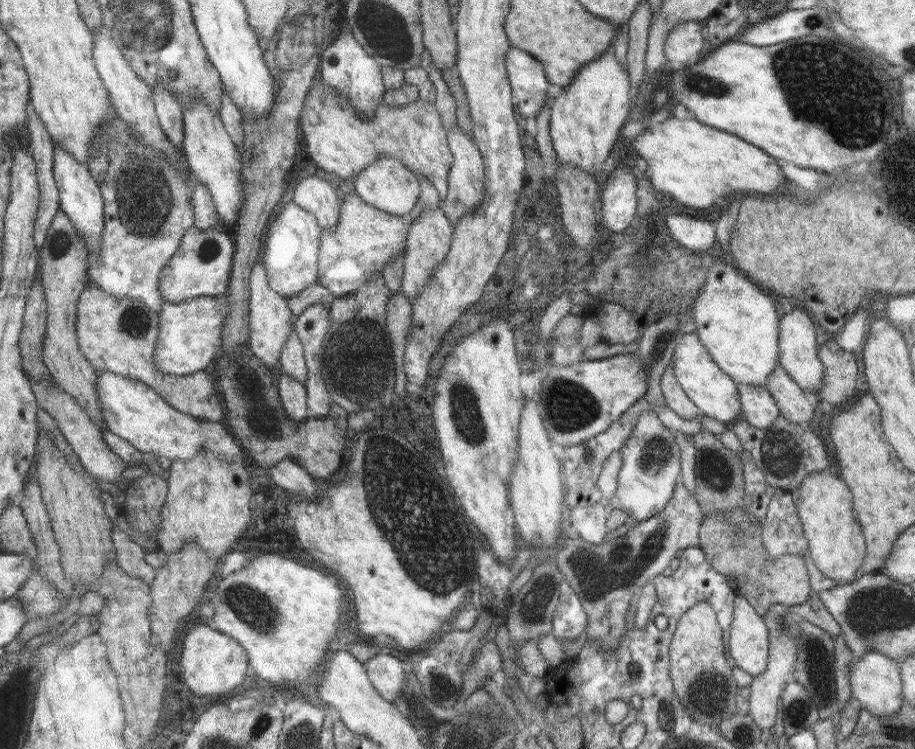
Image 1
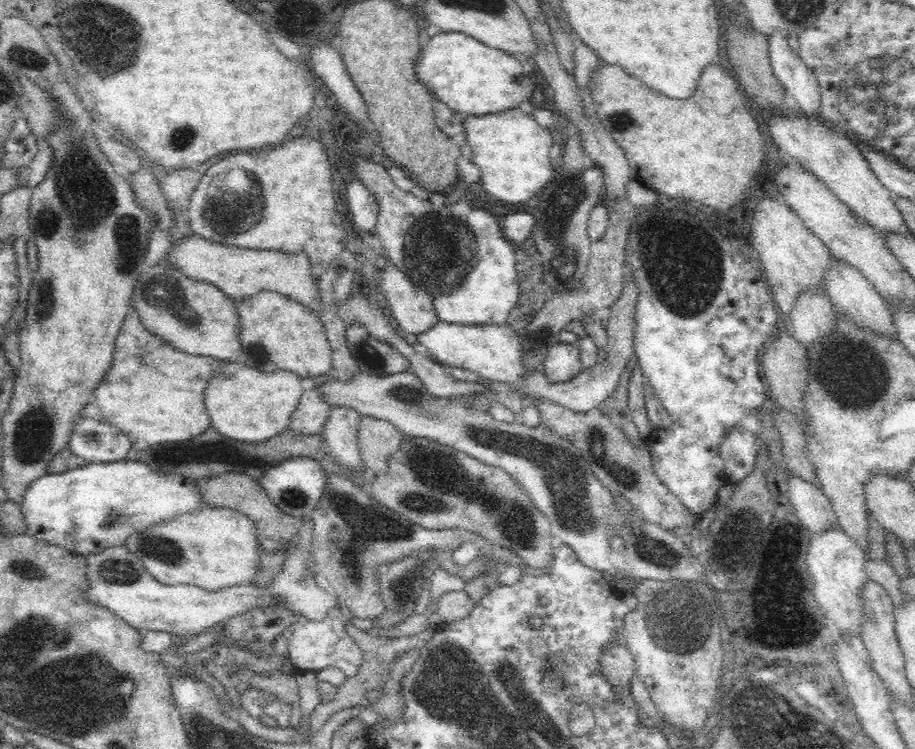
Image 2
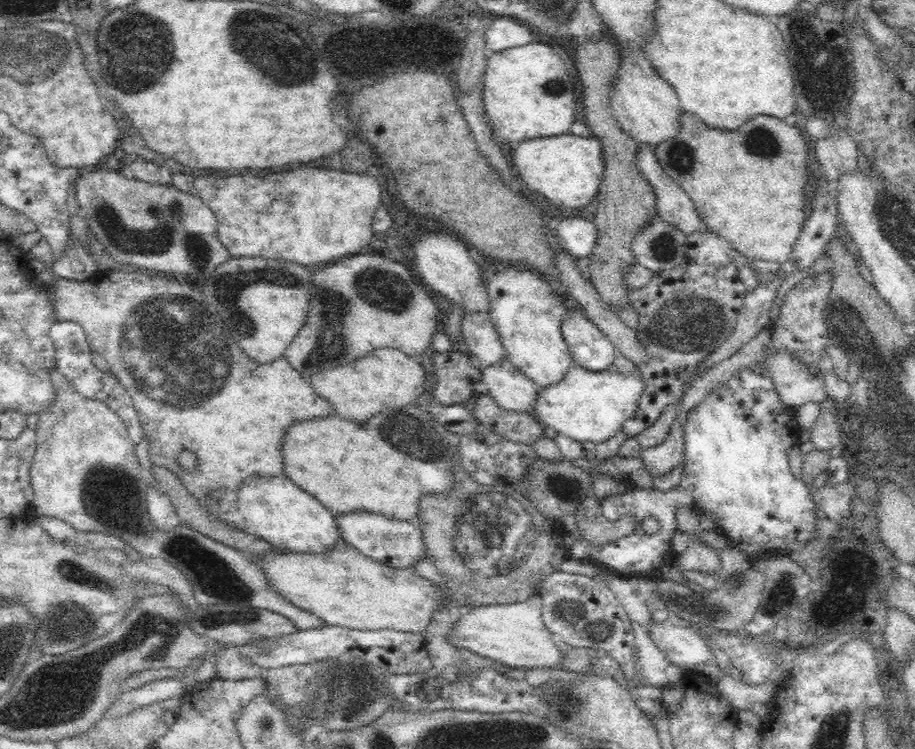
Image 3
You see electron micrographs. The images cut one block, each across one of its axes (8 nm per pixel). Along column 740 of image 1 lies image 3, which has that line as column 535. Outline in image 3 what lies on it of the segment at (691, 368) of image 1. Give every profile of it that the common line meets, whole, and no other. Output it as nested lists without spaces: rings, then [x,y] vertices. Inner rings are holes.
[[[620,354],[604,372],[572,366],[556,384],[540,386],[536,402],[532,404],[532,416],[542,426],[554,428],[558,434],[564,434],[576,442],[604,444],[622,430],[628,418],[640,416],[638,398],[642,390],[644,380],[640,378],[636,362]]]

